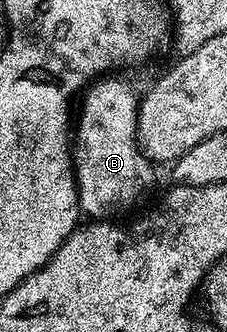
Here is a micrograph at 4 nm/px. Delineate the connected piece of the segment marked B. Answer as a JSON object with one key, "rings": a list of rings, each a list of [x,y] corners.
{"rings":[[[103,76],[82,91],[83,103],[77,106],[77,121],[73,126],[73,165],[75,186],[79,189],[79,209],[91,220],[107,220],[118,210],[135,202],[151,186],[156,167],[139,147],[139,104],[131,86],[119,76]]]}

